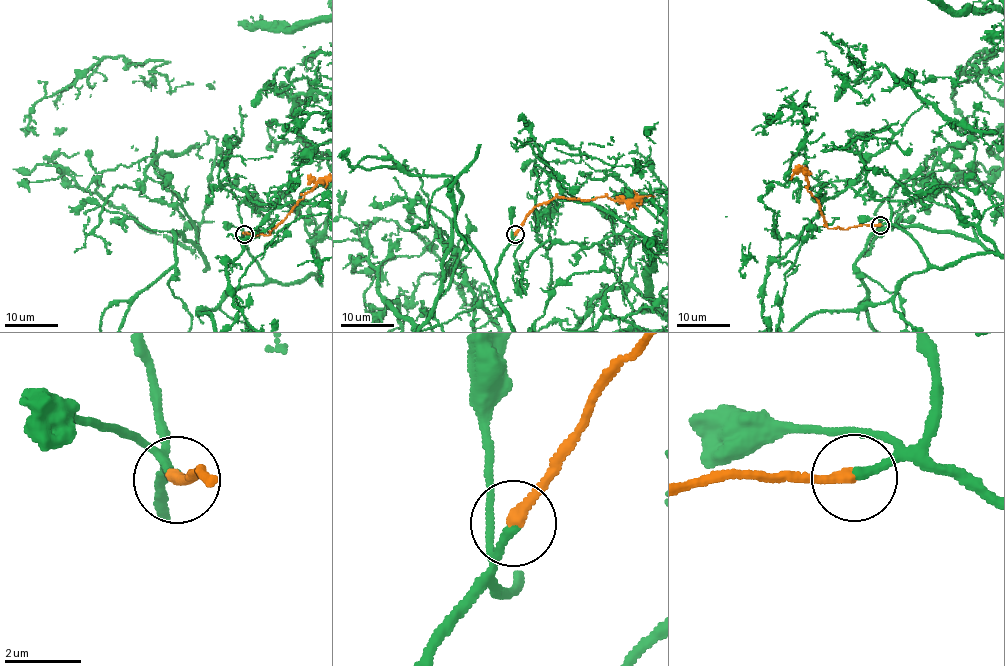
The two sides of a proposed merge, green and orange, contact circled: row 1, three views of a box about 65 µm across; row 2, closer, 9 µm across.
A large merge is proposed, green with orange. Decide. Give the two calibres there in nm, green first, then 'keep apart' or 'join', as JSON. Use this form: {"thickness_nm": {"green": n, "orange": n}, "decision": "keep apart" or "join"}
{"thickness_nm": {"green": 240, "orange": 320}, "decision": "join"}

